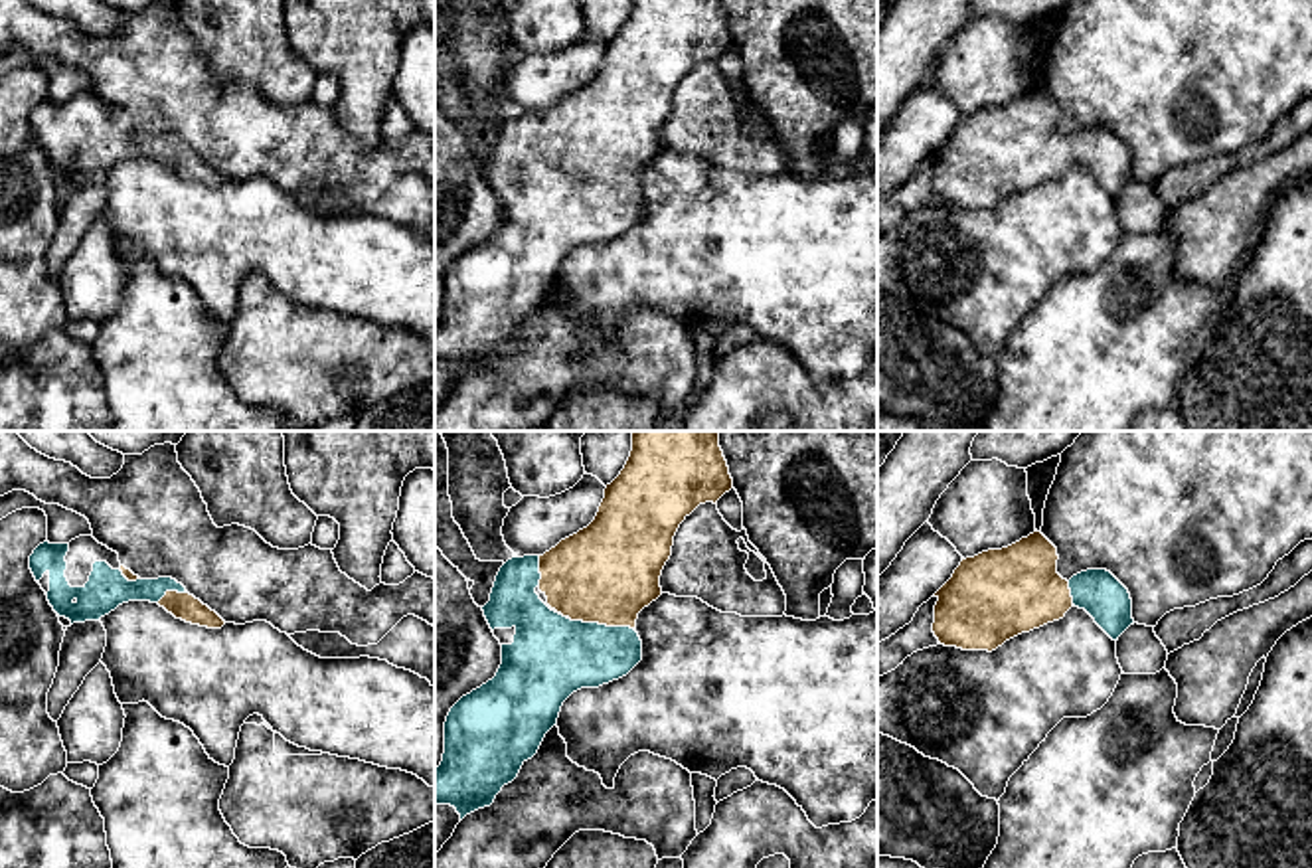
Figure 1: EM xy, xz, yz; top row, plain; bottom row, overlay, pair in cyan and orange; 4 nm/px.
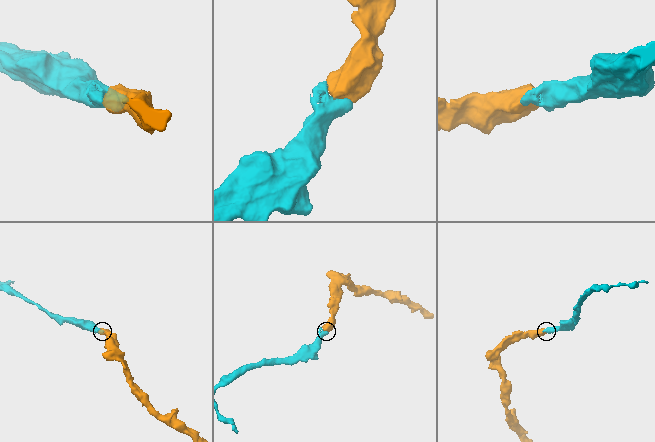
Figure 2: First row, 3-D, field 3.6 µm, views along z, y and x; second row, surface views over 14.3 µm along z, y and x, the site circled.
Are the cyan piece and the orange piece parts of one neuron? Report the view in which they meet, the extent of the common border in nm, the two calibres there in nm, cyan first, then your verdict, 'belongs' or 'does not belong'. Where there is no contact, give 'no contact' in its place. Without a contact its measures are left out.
meets cyan in xz; contact 260 nm long; 340 nm thick on the cyan side, 400 nm on the other; belongs

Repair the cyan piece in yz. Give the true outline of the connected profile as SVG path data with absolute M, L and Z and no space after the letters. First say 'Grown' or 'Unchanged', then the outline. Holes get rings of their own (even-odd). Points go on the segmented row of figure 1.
Unchanged. M1087 569L1069 579L1073 605L1085 609L1112 639L1134 625L1128 589L1107 569Z

